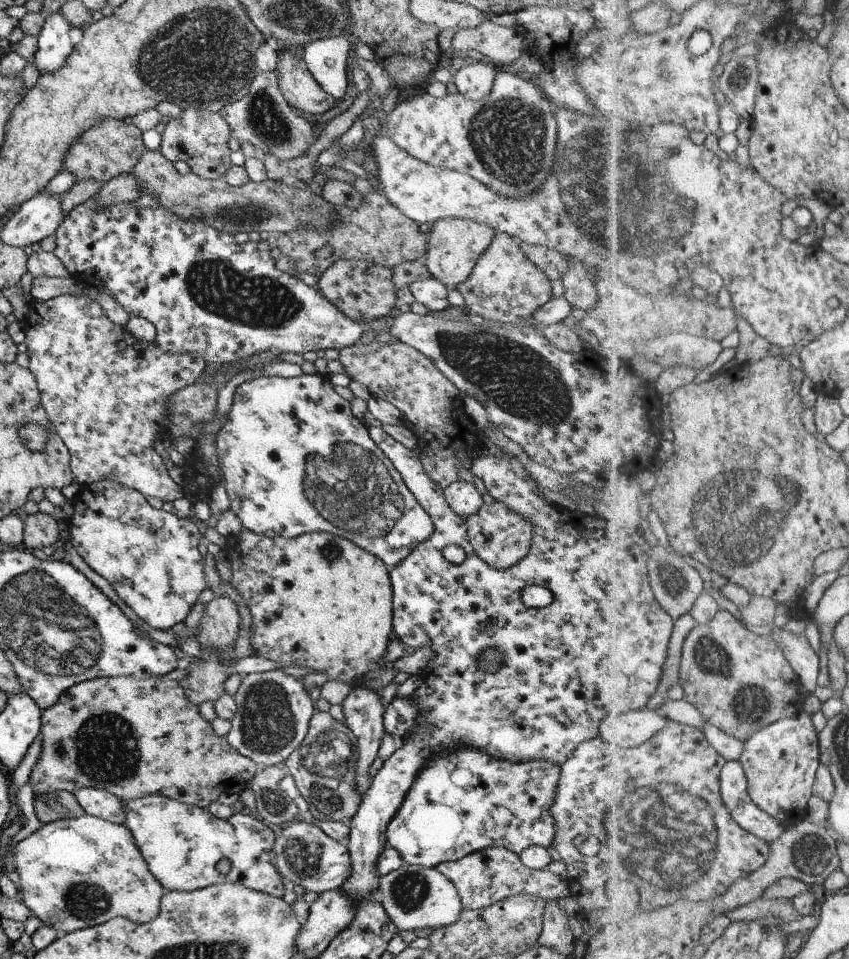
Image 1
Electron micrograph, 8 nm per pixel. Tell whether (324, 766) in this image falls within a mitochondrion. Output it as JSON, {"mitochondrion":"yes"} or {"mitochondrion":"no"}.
{"mitochondrion":"yes"}

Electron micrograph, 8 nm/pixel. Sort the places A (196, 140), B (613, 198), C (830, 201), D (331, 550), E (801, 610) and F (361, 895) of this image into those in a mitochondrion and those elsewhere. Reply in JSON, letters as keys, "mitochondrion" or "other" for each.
{"A":"other","B":"mitochondrion","C":"other","D":"mitochondrion","E":"other","F":"other"}

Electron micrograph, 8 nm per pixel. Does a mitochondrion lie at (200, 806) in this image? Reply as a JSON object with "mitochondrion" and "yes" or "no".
{"mitochondrion":"no"}

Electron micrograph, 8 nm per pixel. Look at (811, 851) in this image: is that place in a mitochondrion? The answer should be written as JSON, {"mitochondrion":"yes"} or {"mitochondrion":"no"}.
{"mitochondrion":"yes"}

